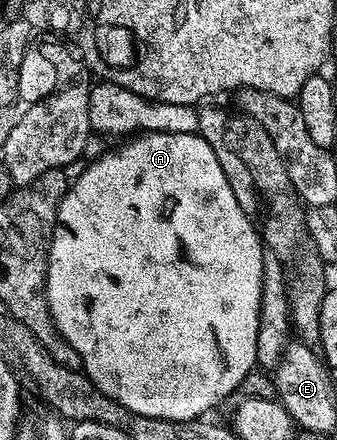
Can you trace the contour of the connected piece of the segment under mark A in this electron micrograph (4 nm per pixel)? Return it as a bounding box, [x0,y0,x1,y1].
[47,132,267,420]

